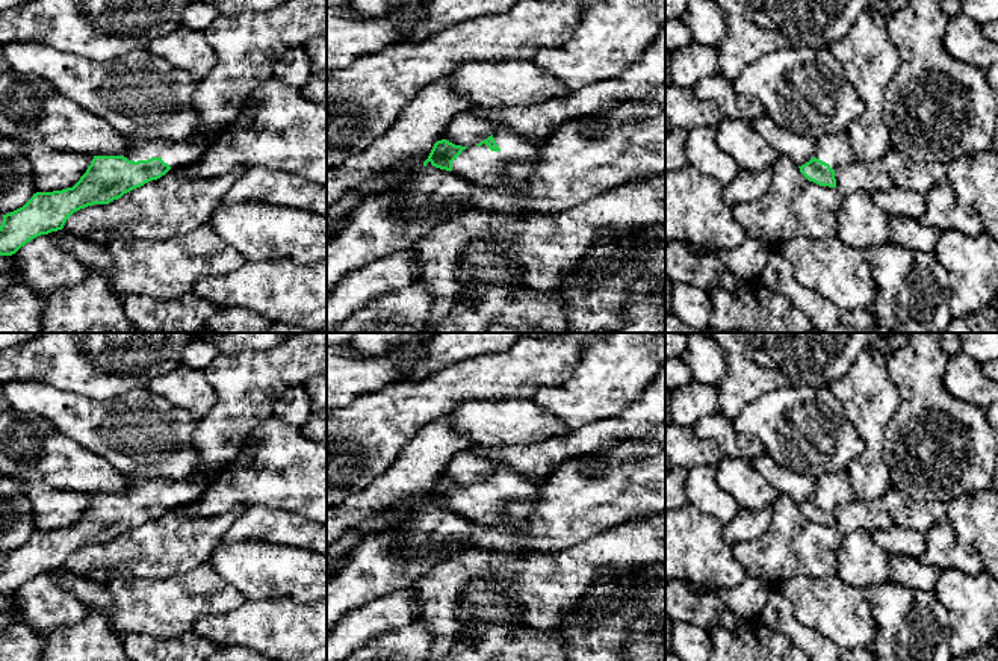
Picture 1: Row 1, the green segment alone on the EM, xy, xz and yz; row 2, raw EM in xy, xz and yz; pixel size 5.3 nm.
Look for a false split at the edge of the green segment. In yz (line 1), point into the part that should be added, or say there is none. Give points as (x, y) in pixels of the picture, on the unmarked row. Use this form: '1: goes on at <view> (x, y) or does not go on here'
1: goes on at yz (835, 489)

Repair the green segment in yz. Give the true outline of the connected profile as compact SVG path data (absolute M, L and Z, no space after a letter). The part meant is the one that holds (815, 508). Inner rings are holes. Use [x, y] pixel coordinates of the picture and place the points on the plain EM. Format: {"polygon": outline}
{"polygon": "M847 470L817 478L815 496L798 505L800 511L820 525L836 526L835 508L856 499Z"}

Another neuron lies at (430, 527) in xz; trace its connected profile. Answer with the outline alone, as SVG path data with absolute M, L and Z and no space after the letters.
M431 501L413 510L392 511L387 519L395 523L389 531L408 531L395 548L395 554L408 561L432 555L451 540L470 540L475 549L508 555L537 554L525 535L478 523L452 510L435 507Z

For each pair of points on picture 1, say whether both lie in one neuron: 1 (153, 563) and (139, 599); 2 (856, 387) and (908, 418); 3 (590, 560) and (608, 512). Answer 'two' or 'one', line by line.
1: two
2: two
3: two

